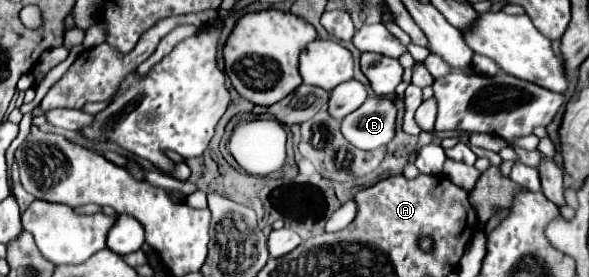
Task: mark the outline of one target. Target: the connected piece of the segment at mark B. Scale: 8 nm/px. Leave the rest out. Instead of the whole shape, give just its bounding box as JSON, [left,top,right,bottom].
[342,98,396,150]

